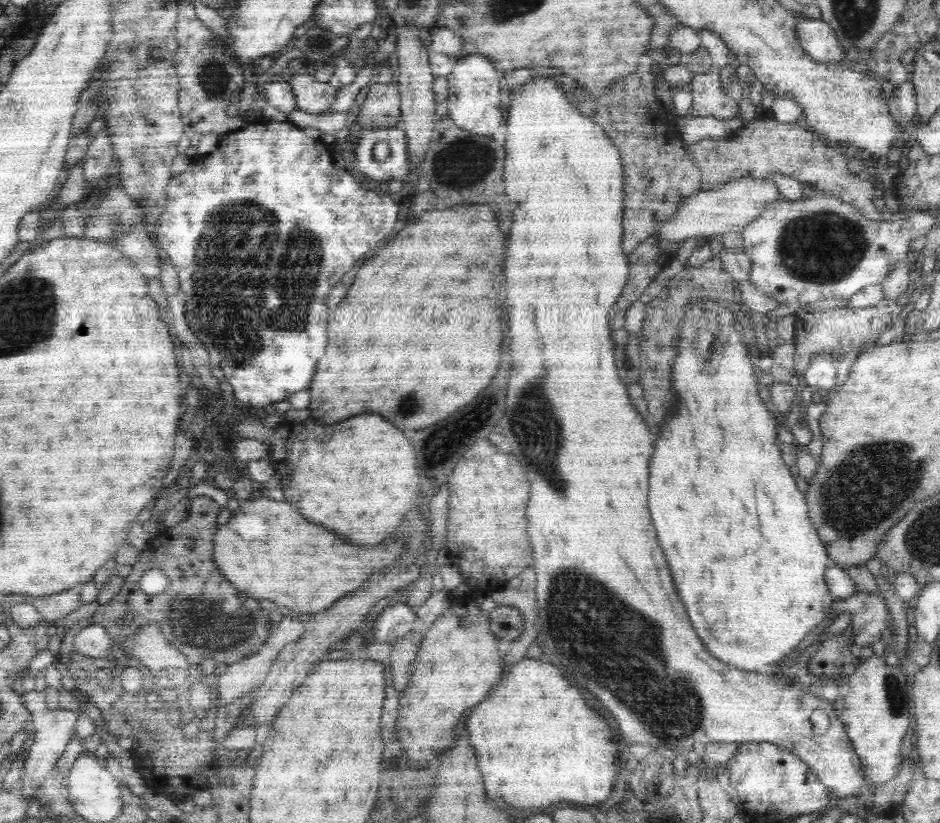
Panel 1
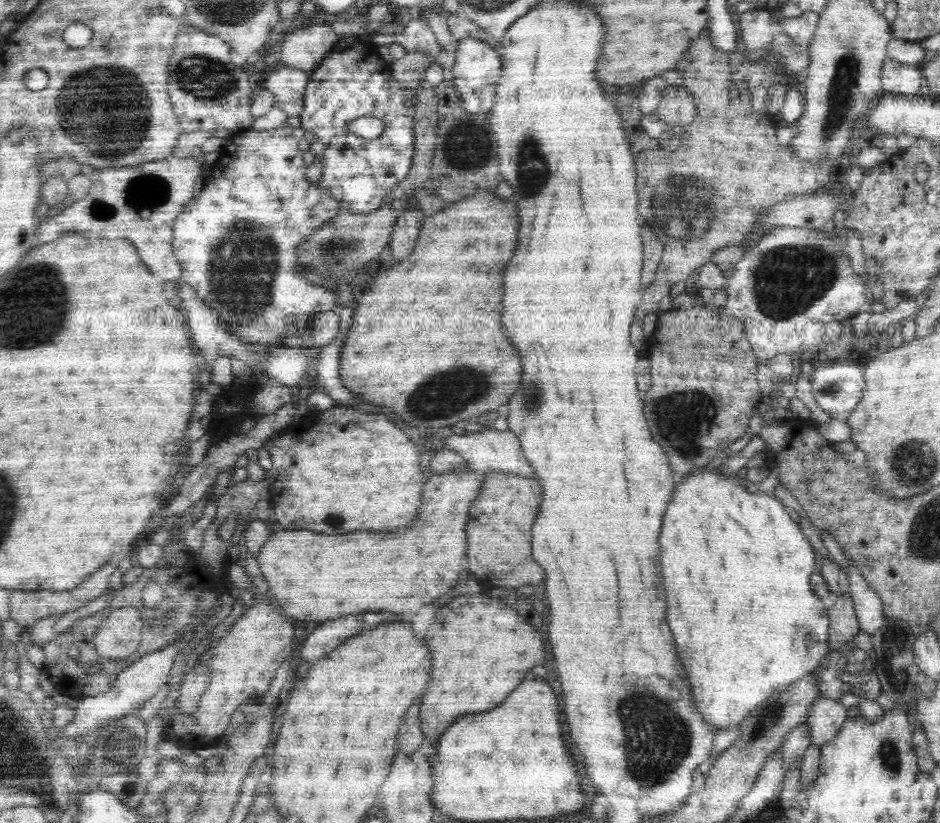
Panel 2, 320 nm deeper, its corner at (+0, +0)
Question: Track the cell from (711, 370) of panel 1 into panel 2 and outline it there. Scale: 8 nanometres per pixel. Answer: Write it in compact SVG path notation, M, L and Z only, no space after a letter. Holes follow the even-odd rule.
M719 462L713 463L702 469L697 469L686 478L677 478L676 492L666 506L666 516L660 530L660 560L662 560L662 578L668 598L668 626L672 626L672 634L676 640L676 652L680 662L684 664L688 686L692 690L692 701L706 724L714 730L726 730L730 726L737 726L748 718L756 706L768 701L774 694L782 693L786 686L796 682L798 678L807 673L816 671L821 661L830 651L828 646L828 631L830 619L827 613L828 600L816 596L811 589L811 576L816 572L816 552L809 540L798 526L798 519L789 513L773 494L750 493L745 491L745 472L741 471L735 478L729 478L724 472L718 470Z

